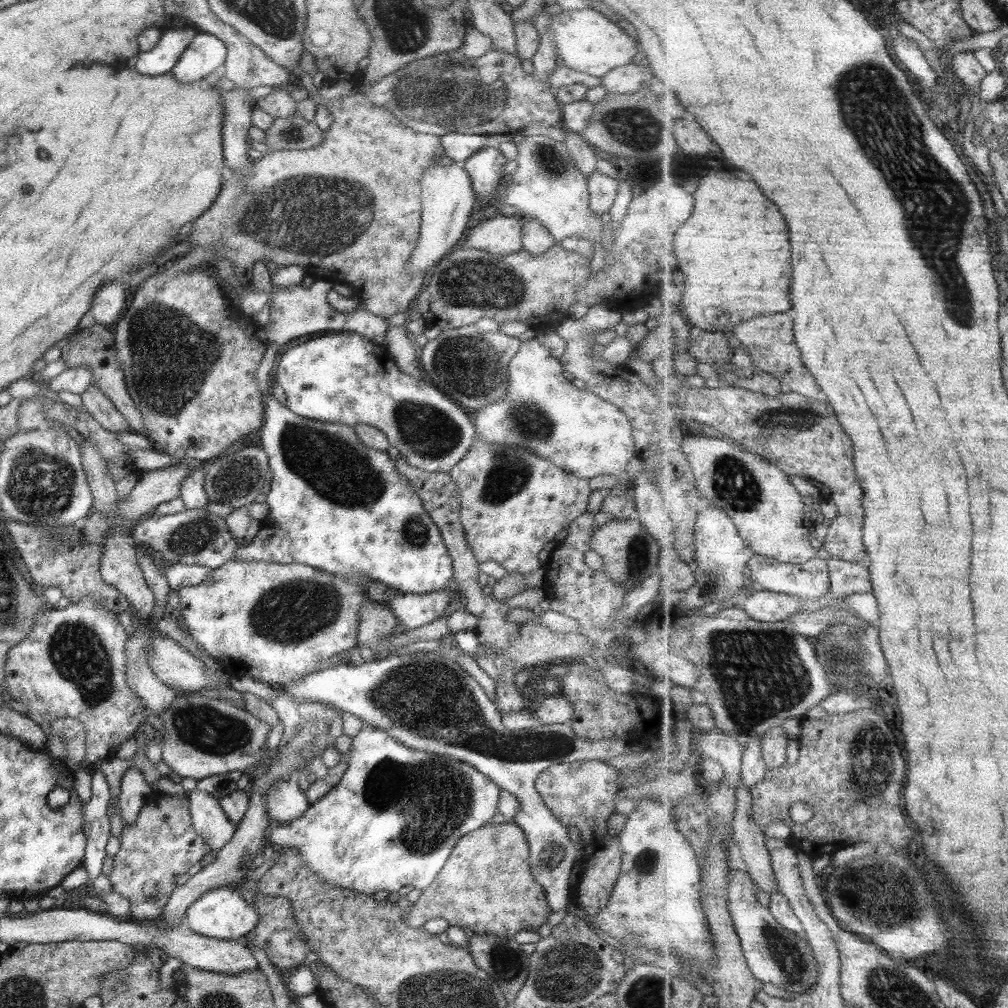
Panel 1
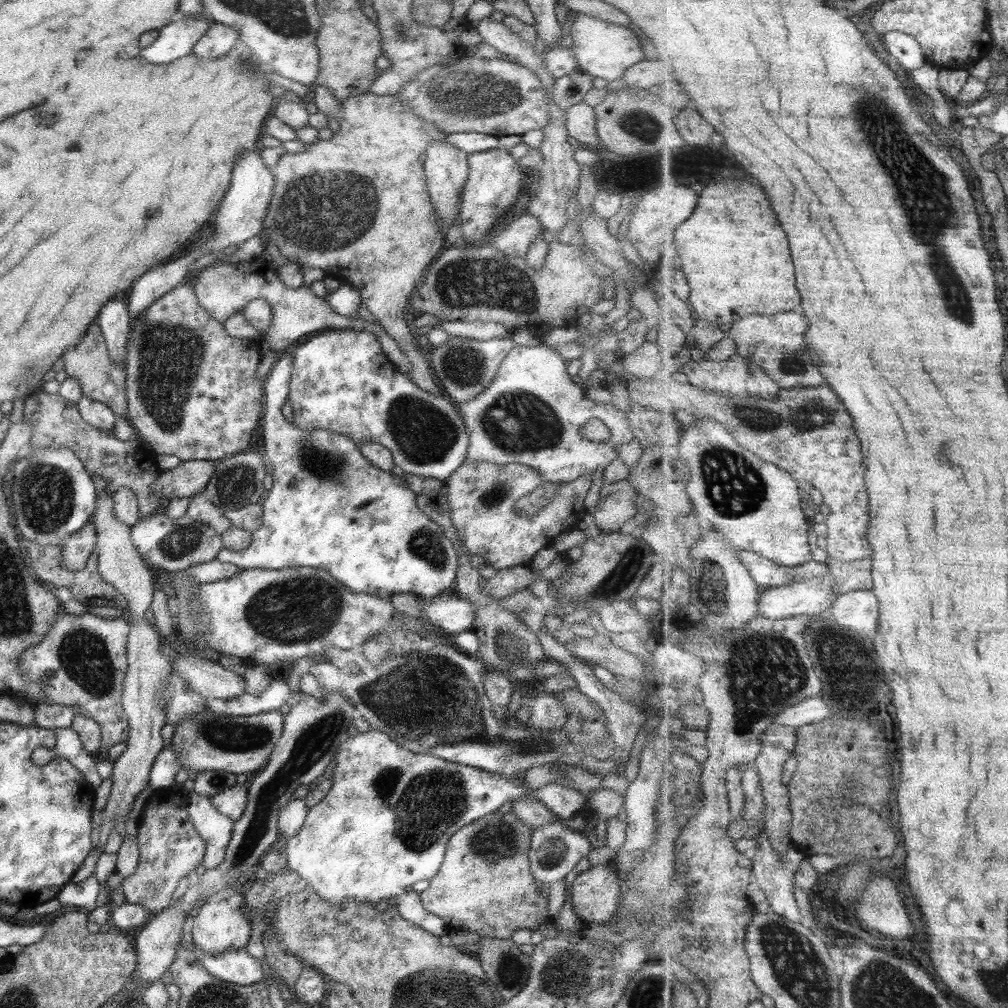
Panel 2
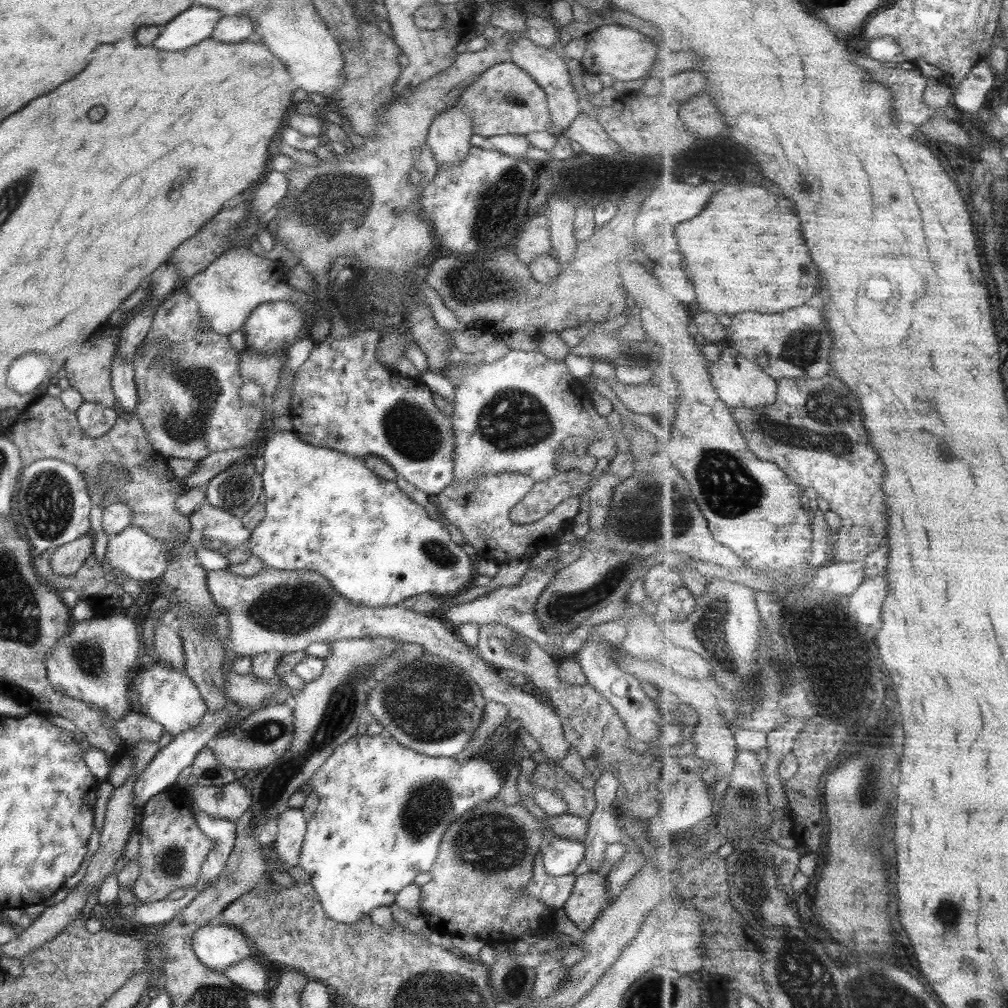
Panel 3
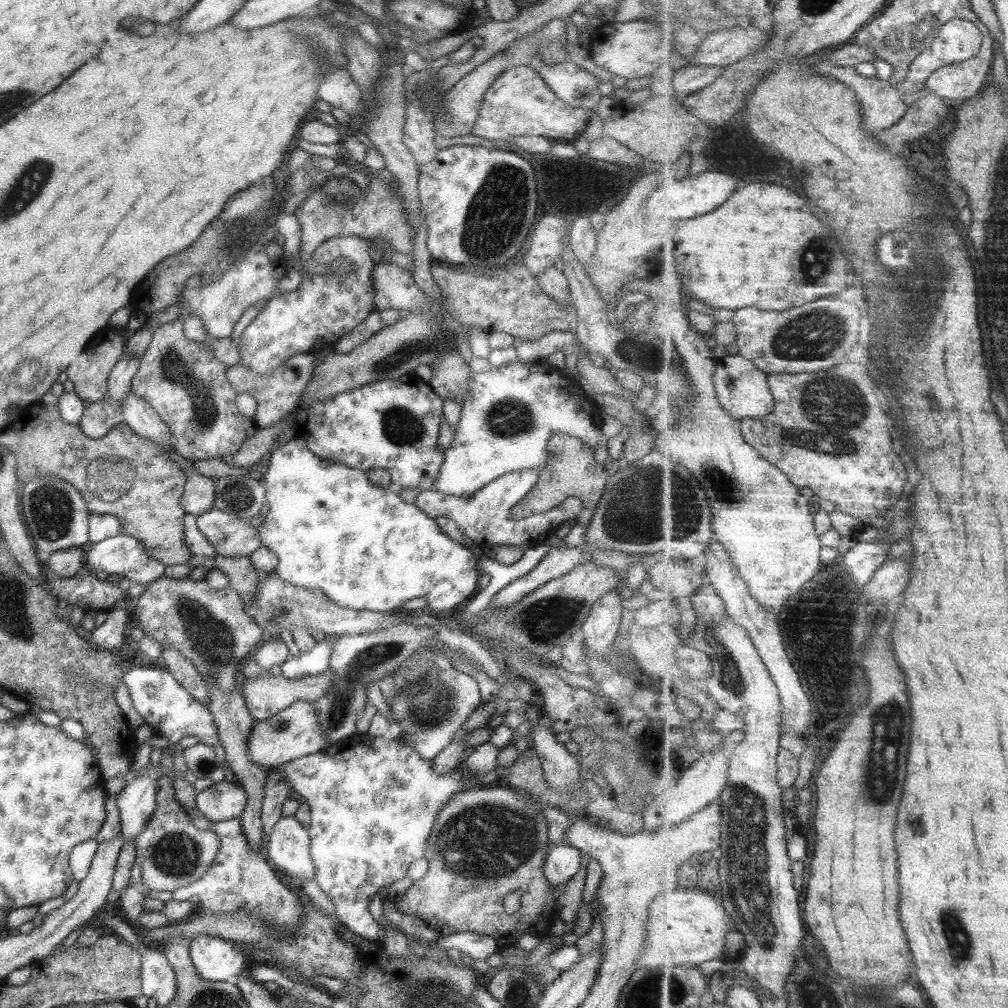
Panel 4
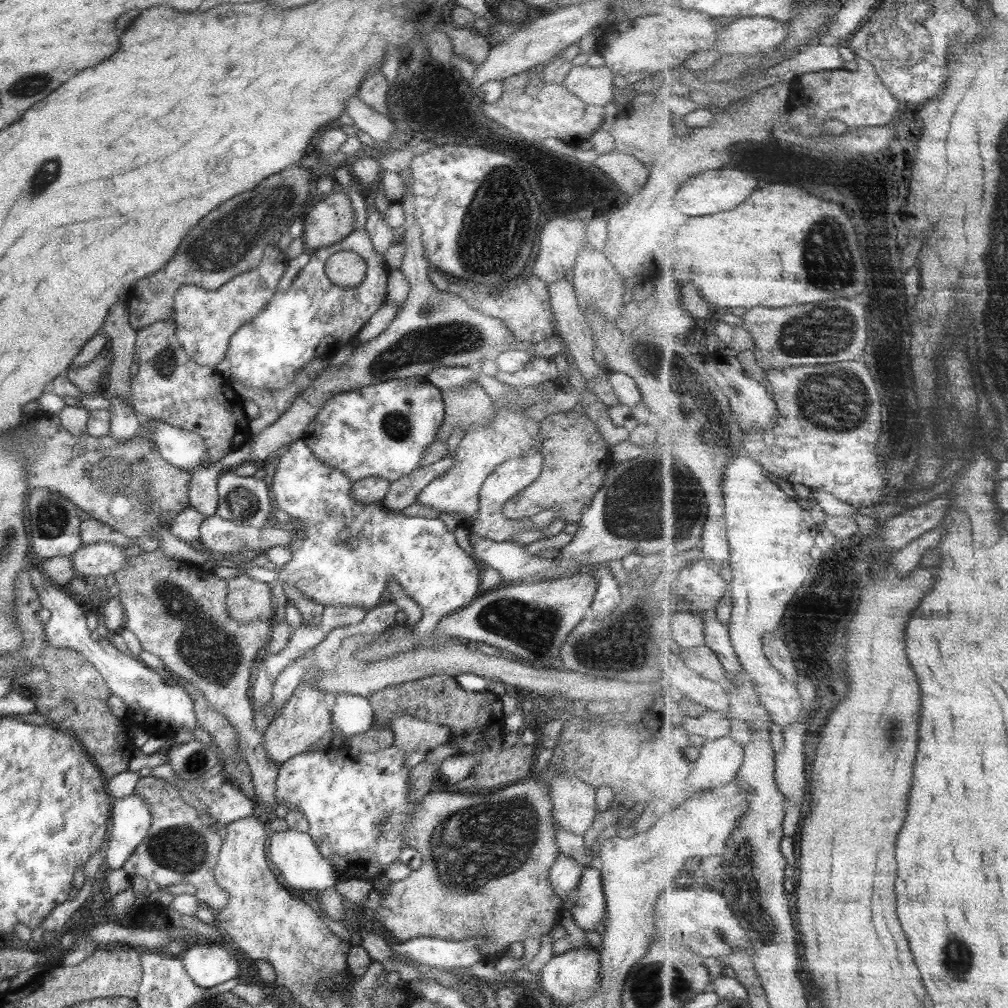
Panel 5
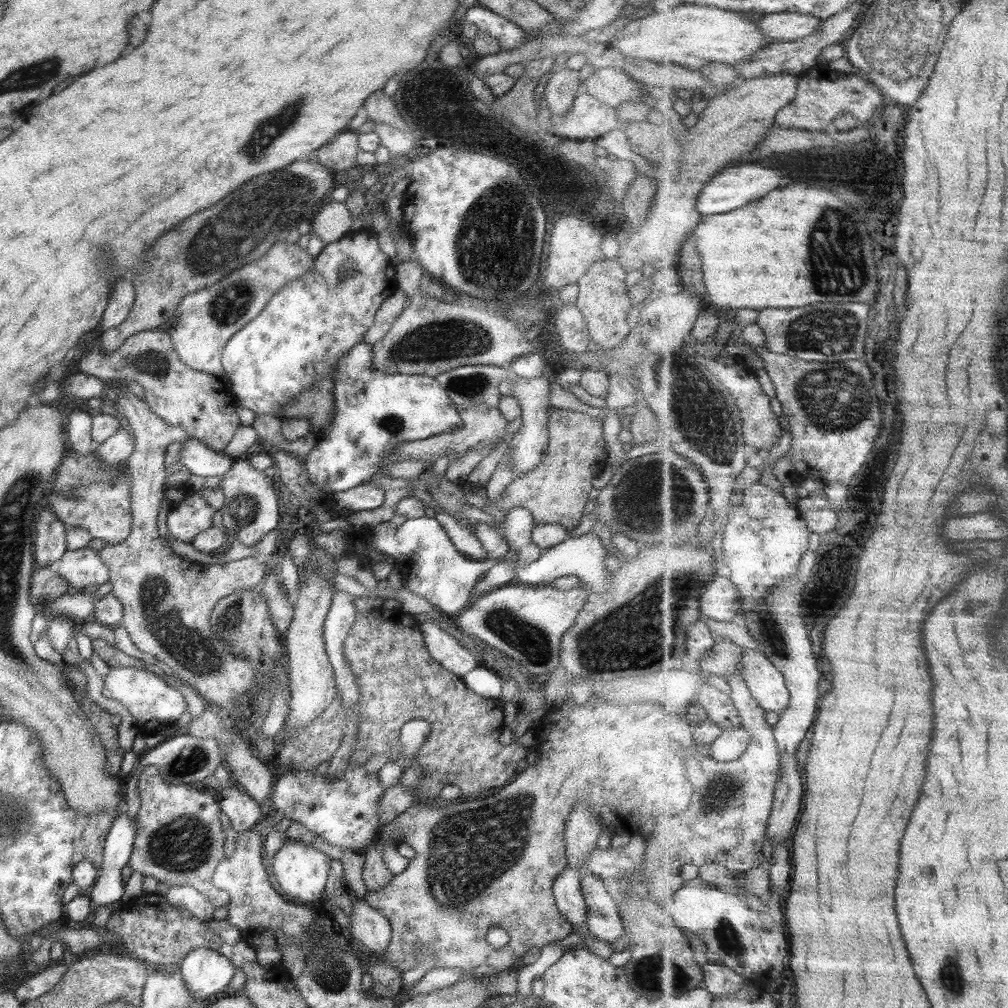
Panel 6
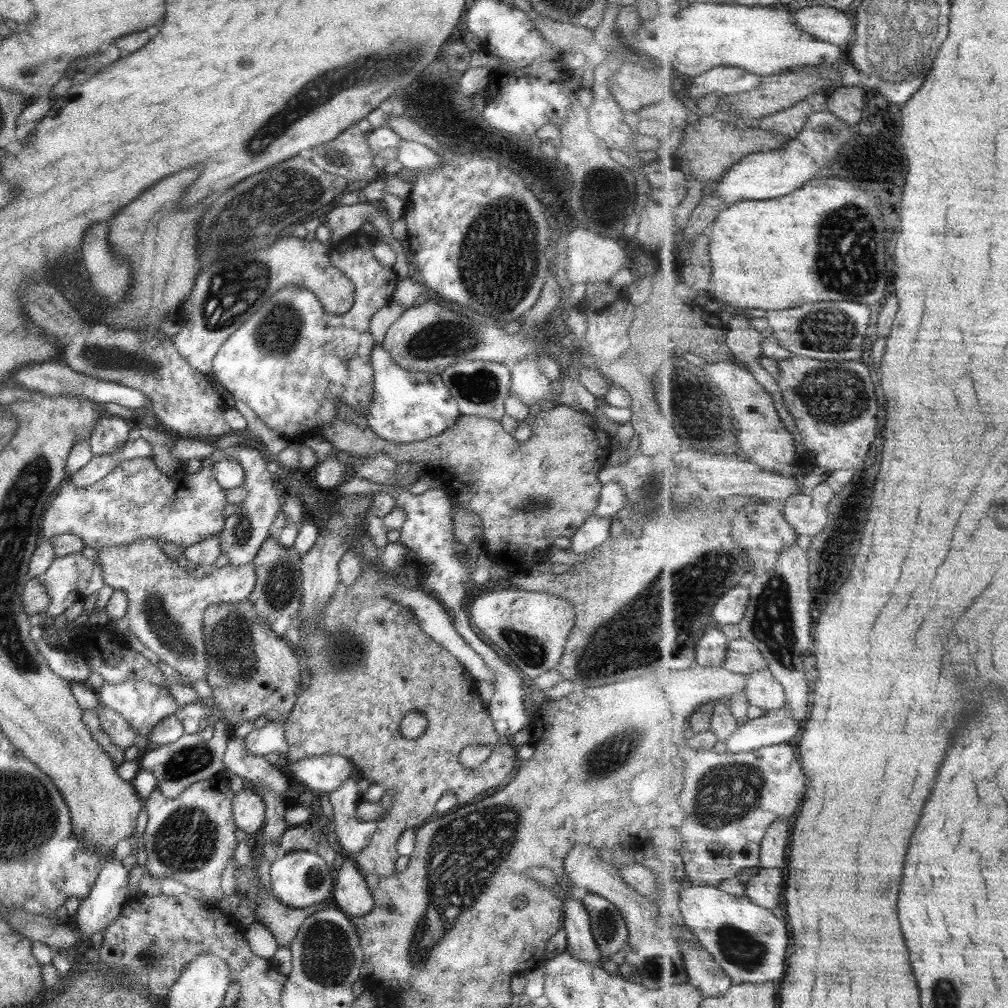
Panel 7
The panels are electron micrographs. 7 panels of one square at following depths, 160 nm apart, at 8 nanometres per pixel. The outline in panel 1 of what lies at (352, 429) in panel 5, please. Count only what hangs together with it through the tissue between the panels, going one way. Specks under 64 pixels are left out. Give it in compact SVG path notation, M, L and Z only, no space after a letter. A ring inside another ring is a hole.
M353 332L333 333L307 340L287 349L283 355L277 355L271 372L271 380L275 385L281 386L281 390L285 393L286 407L297 416L302 416L309 420L318 420L319 422L328 422L329 424L343 424L345 426L350 426L351 428L354 428L356 424L364 424L365 426L376 428L385 435L390 446L397 448L400 456L402 456L407 463L407 466L418 468L425 472L447 473L452 466L455 466L456 462L459 462L461 458L463 458L463 455L474 441L474 425L469 421L469 418L463 411L462 407L457 406L457 404L447 397L445 393L442 393L431 383L428 383L423 377L417 379L413 376L407 376L401 373L401 371L395 366L393 366L393 374L385 374L383 364L385 364L385 361L388 359L387 350L382 345L375 344Z

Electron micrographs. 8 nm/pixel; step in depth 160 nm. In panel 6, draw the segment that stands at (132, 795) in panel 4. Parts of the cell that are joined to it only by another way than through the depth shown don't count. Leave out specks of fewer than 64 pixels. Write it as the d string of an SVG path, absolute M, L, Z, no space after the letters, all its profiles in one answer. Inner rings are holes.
M122 809L112 819L107 837L103 840L102 861L96 870L88 899L94 908L118 902L123 894L121 868L127 865L137 824Z

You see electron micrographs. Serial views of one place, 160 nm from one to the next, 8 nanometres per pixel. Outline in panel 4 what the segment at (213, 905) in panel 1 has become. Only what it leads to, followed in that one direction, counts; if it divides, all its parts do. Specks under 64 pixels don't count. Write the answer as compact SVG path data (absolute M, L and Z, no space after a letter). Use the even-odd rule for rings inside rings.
M196 936L189 941L188 951L195 972L207 982L235 985L237 976L245 970L245 956L240 945L219 937Z

